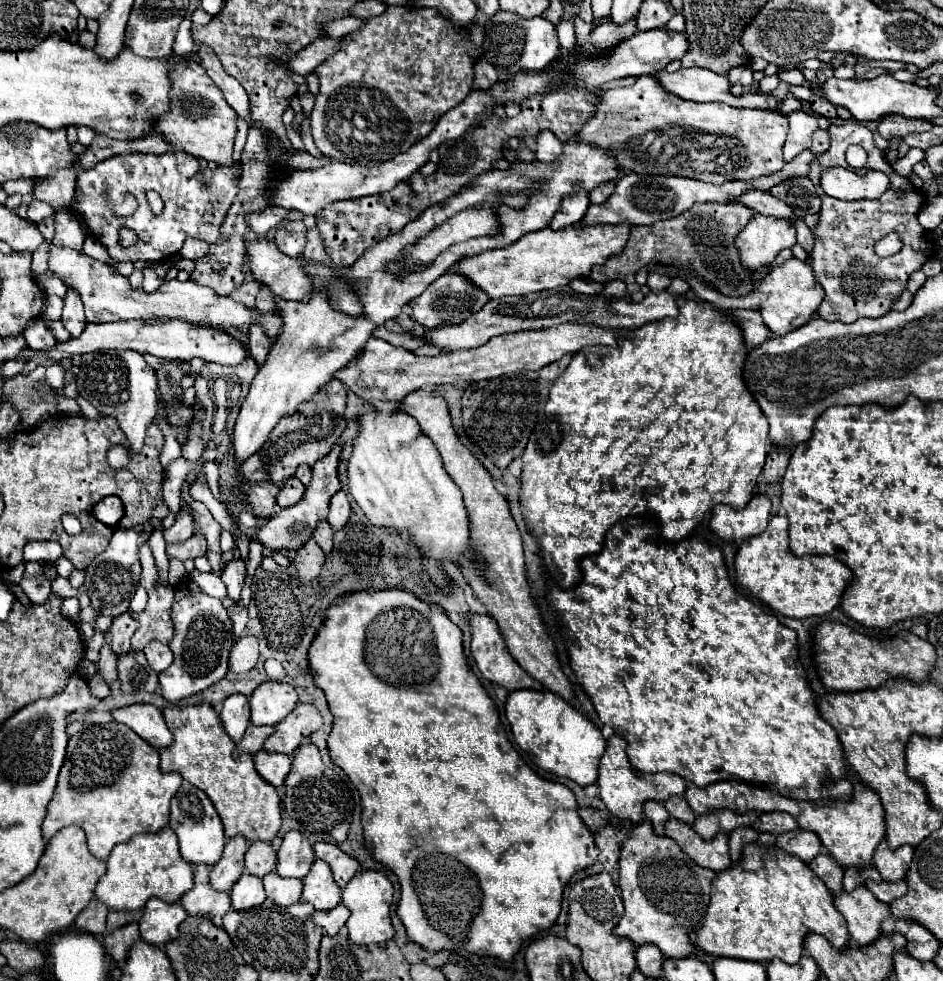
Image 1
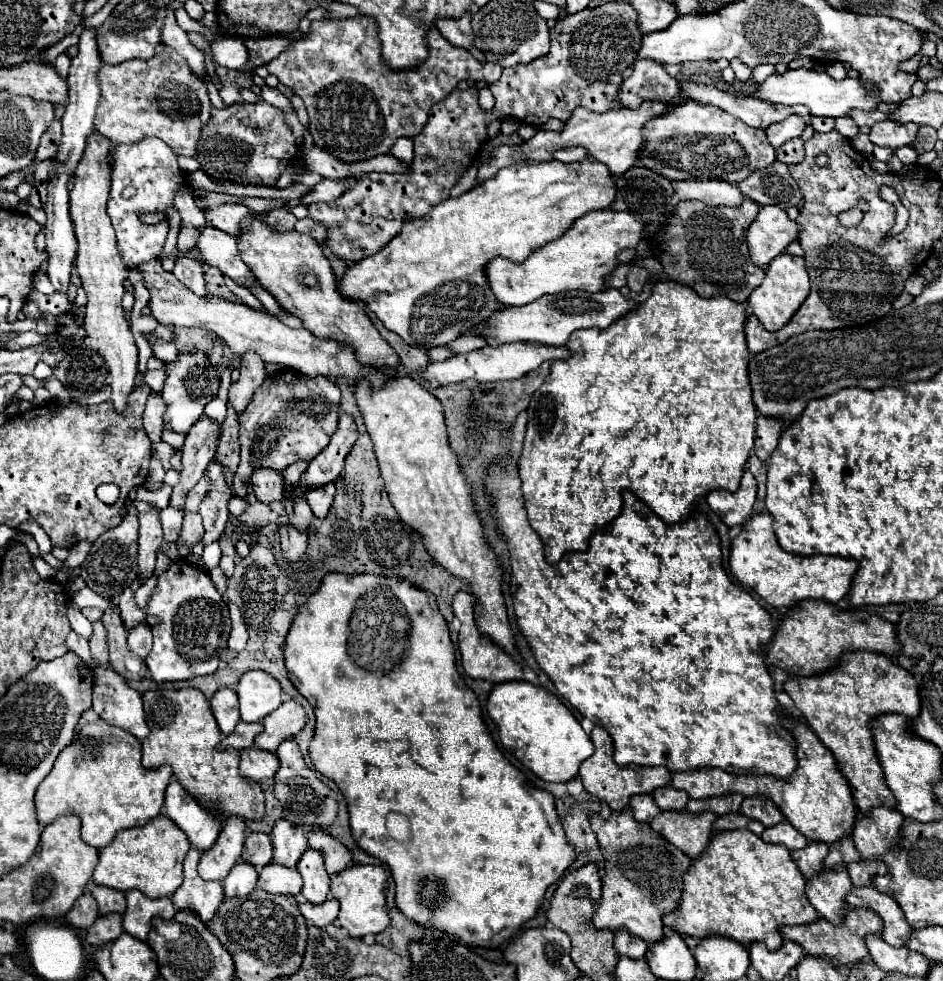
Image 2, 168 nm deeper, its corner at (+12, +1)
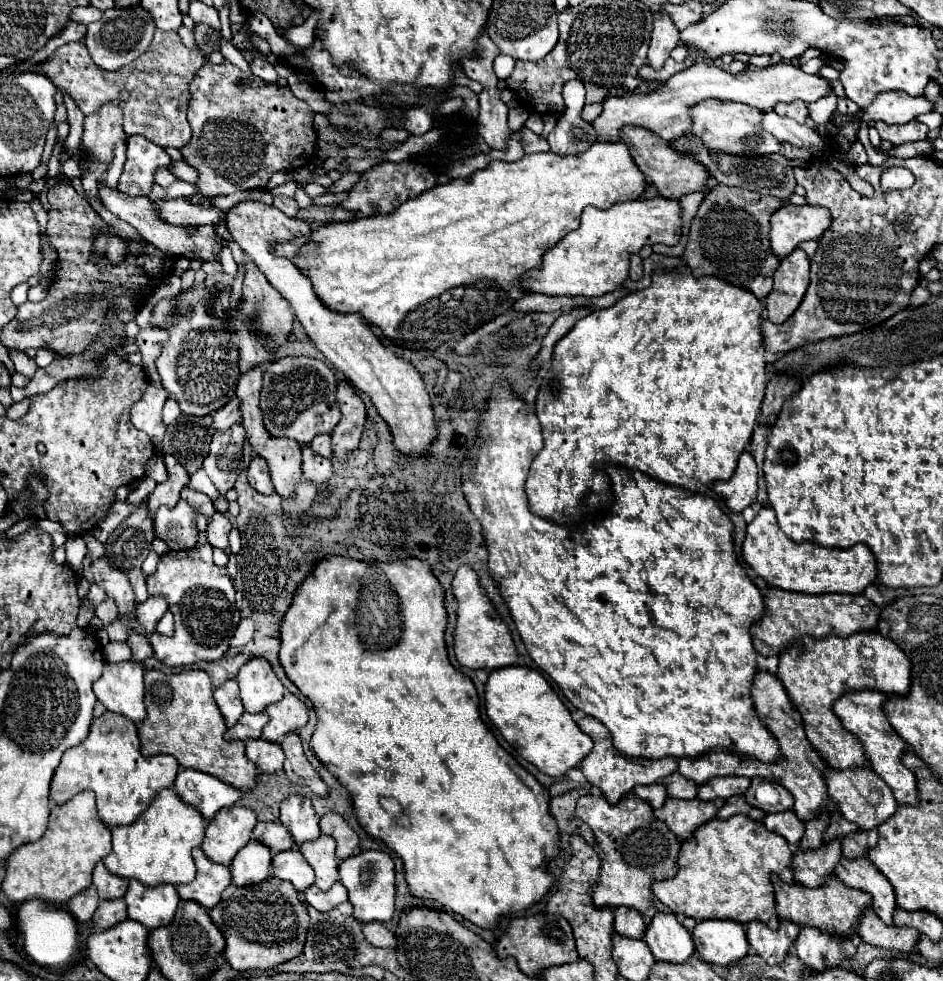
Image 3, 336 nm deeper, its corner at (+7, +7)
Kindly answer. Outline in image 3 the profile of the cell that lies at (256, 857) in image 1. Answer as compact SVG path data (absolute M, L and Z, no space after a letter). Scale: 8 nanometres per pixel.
M257 823L253 829L253 839L265 843L273 855L293 847L293 839L281 823Z

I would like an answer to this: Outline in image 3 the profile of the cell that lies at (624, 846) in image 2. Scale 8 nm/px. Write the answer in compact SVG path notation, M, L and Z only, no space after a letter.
M633 791L627 793L617 805L607 803L605 797L593 797L593 795L585 795L577 801L577 817L583 819L595 833L597 837L597 845L601 849L601 875L599 875L599 883L593 891L593 903L599 909L615 909L615 907L631 907L635 911L639 911L647 921L653 919L657 915L657 907L653 903L653 891L651 885L653 881L663 881L663 879L671 879L677 873L677 859L679 859L679 851L681 851L681 841L675 837L675 833L669 831L669 827L663 821L657 821L653 815L653 809L643 803L643 799L639 799Z

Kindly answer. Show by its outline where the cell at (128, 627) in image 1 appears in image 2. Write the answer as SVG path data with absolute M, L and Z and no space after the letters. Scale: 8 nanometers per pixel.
M126 587L122 593L120 593L120 599L118 599L118 605L120 605L120 615L124 619L124 623L128 627L136 625L138 621L144 621L146 619L146 613L136 605L134 601L134 591L130 587Z

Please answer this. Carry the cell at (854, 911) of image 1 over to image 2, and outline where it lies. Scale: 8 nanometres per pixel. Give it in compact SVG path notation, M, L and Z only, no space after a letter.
M844 865L824 869L816 877L806 881L806 897L812 907L830 923L842 923L844 919L844 897L852 883Z

